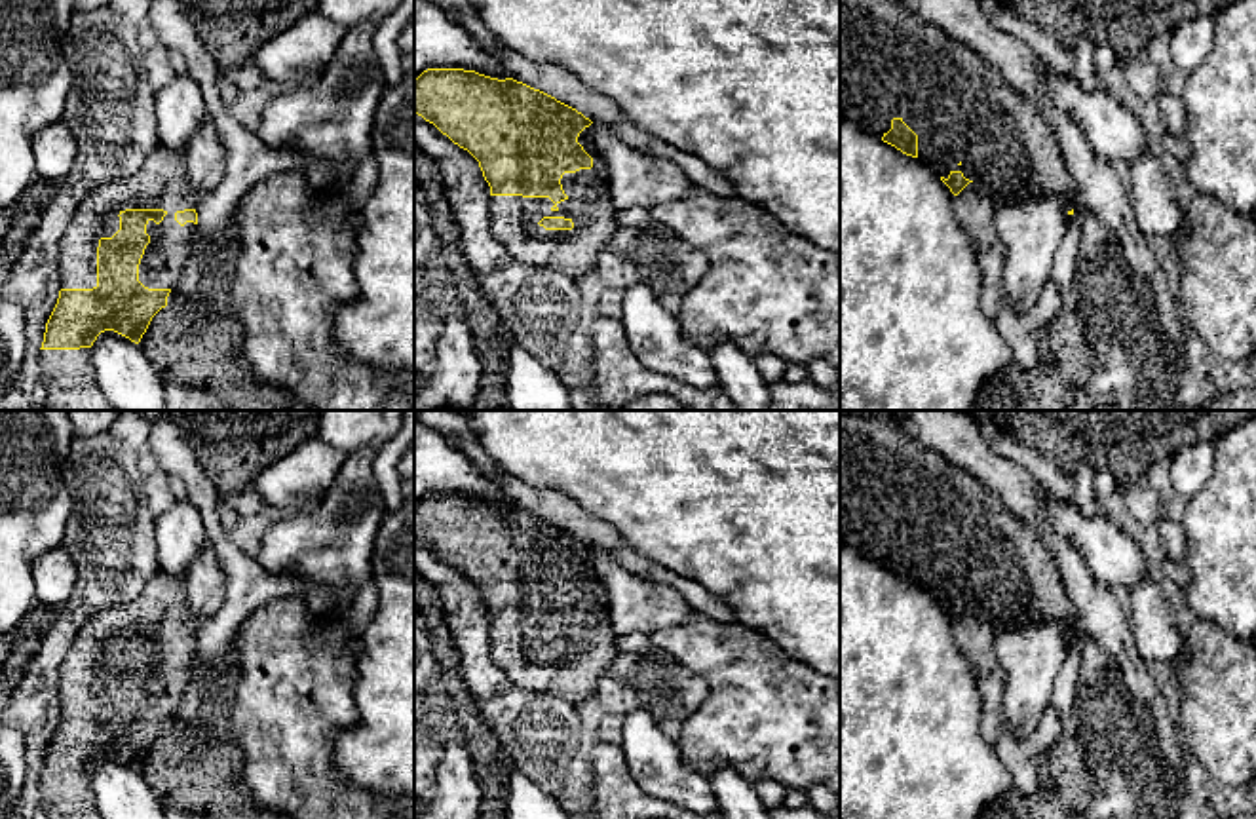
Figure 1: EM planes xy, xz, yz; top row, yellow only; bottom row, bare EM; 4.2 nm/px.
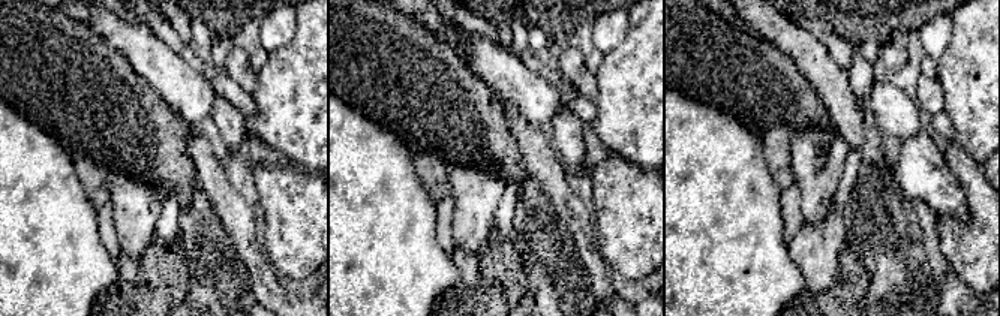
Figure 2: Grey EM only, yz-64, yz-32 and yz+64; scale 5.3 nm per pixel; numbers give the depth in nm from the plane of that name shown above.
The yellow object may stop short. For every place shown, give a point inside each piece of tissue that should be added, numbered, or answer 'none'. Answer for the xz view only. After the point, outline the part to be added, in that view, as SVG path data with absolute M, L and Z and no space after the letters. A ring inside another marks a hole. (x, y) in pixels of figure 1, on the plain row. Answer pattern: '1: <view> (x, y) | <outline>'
1: xz (513, 645) | M593 551L585 553L580 559L578 568L593 583L593 593L562 600L561 610L568 623L557 629L557 637L551 635L555 629L549 623L523 621L490 621L488 635L492 659L521 690L551 692L574 705L595 697L599 680L608 673L610 663L618 656L618 648L614 644L618 635L610 623L604 585L593 566ZM543 642L570 644L574 648L574 654L545 656L538 650Z

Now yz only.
1: yz (894, 489) | M840 412L840 542L880 564L891 555L891 545L901 543L918 561L922 589L944 604L961 597L965 604L986 610L996 633L1009 623L1039 618L1058 621L1066 638L1081 627L1037 534L1015 519L980 479L918 443L906 426L891 418Z

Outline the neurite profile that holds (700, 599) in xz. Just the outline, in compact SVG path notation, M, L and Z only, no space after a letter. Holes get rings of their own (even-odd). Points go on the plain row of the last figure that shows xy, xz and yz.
M654 564L650 570L637 574L640 580L665 583L673 587L695 612L705 614L718 621L737 621L735 612L726 606L718 597L711 595L707 589L695 581Z

